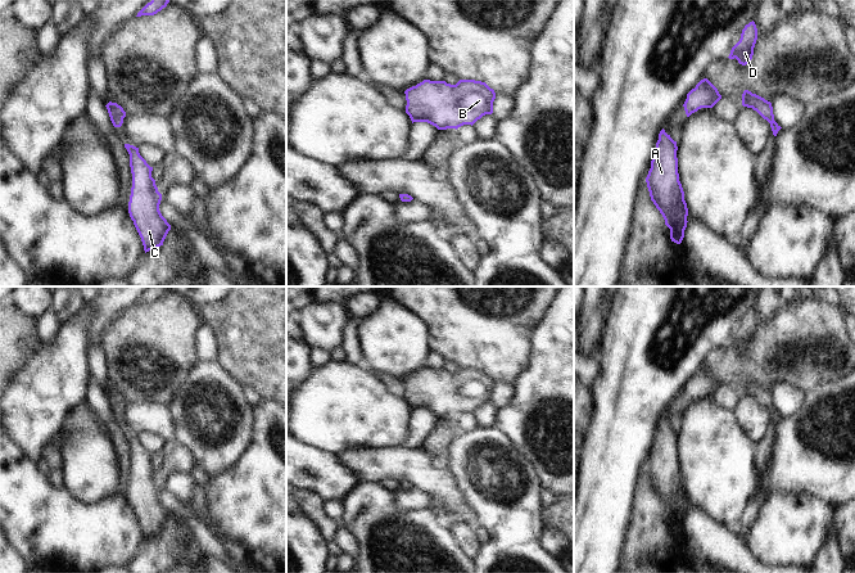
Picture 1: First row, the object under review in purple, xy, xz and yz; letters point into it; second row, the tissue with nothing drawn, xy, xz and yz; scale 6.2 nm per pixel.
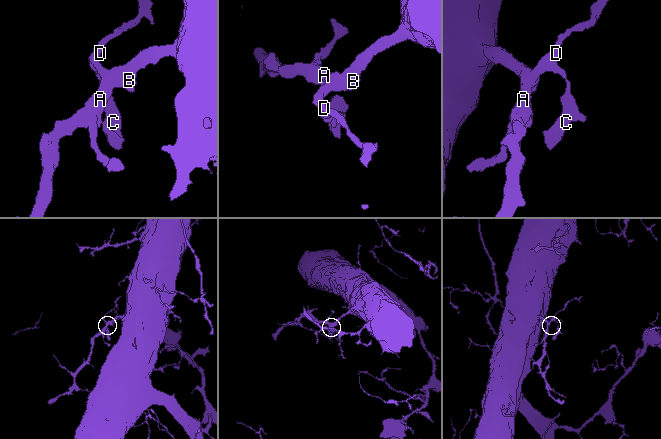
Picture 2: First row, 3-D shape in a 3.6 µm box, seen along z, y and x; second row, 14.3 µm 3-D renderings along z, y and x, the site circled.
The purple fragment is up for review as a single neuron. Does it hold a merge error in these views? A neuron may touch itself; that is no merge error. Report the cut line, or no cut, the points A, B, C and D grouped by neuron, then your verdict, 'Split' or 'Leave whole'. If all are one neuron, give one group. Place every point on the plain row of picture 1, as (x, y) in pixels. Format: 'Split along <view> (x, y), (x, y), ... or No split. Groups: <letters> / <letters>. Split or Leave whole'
No split. Groups: A B C D. Leave whole

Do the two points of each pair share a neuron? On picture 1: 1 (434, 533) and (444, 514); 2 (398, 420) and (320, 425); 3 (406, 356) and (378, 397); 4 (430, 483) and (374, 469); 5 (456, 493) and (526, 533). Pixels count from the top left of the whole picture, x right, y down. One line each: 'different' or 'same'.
1: different
2: same
3: different
4: same
5: different

